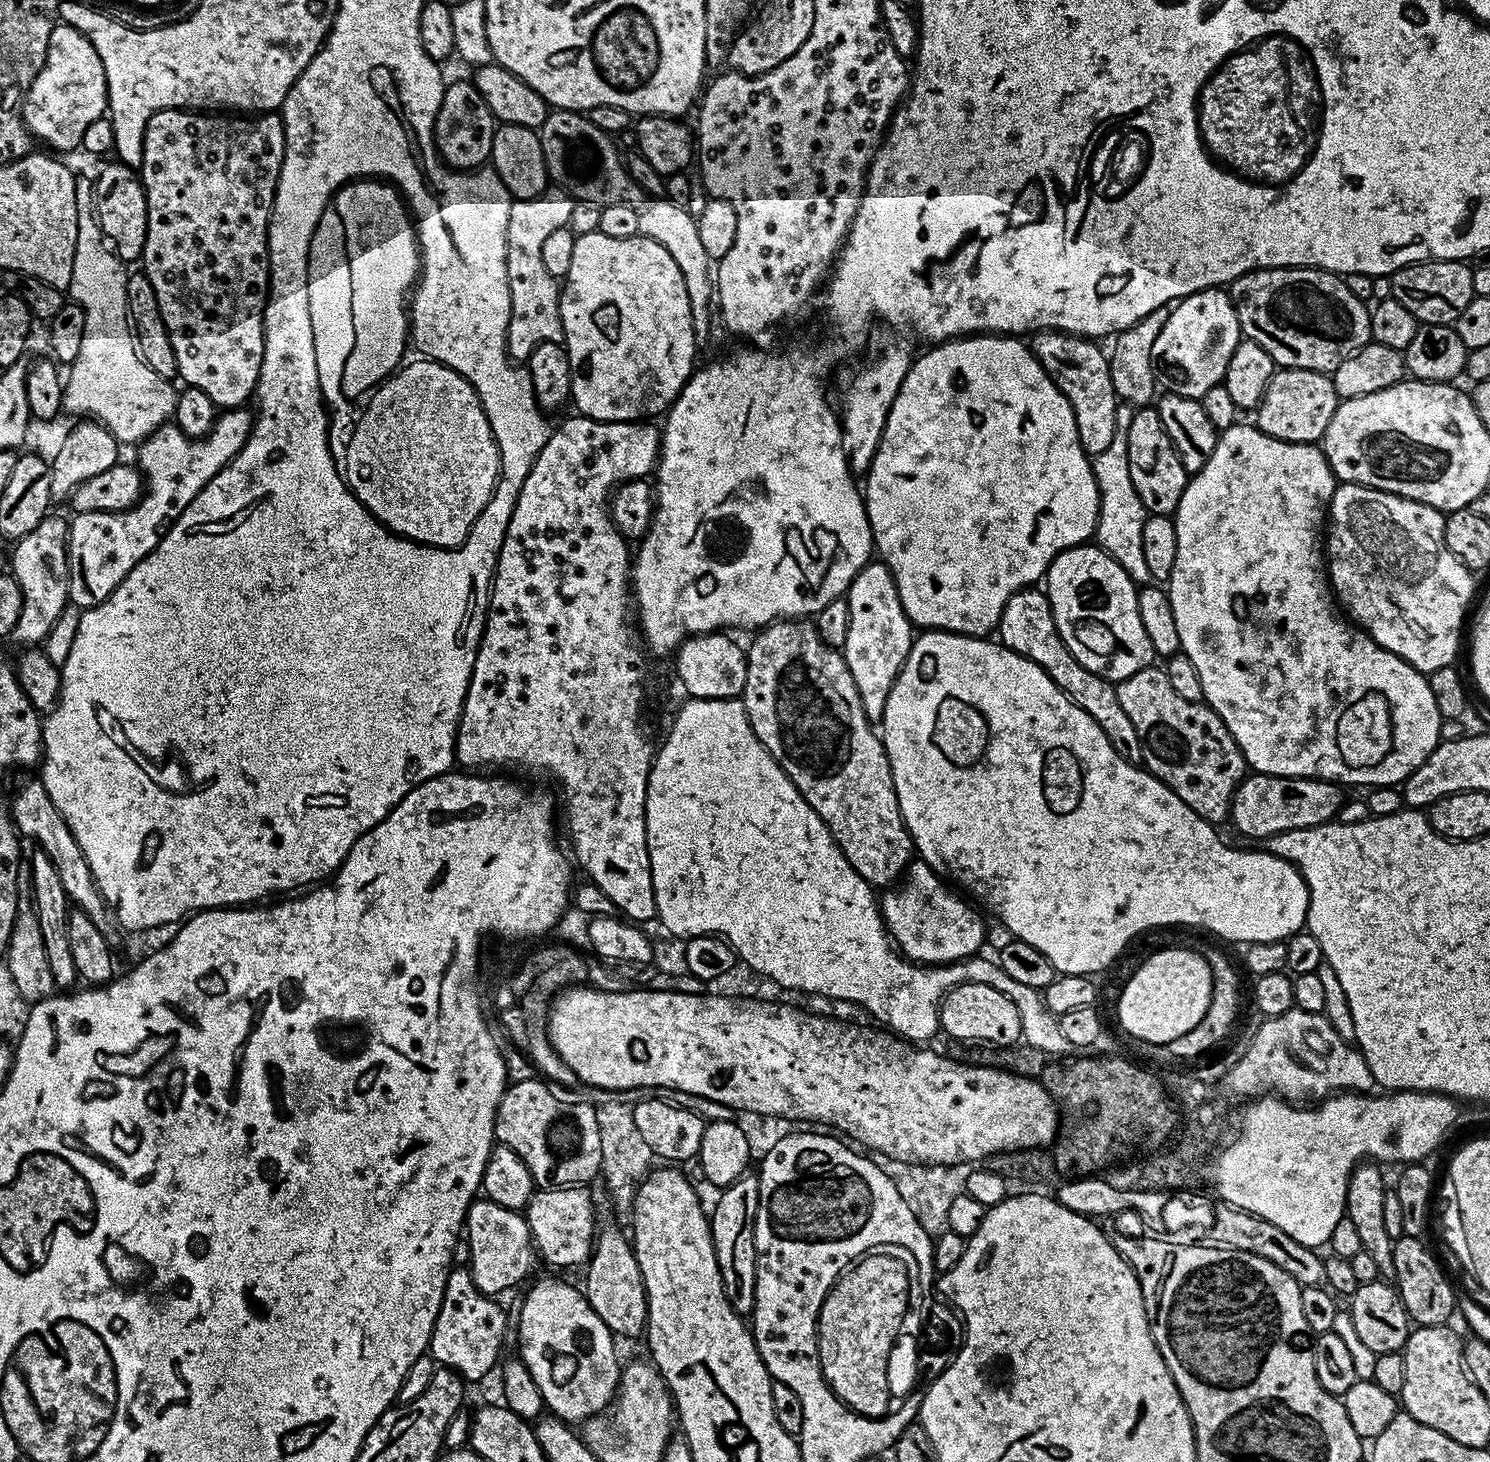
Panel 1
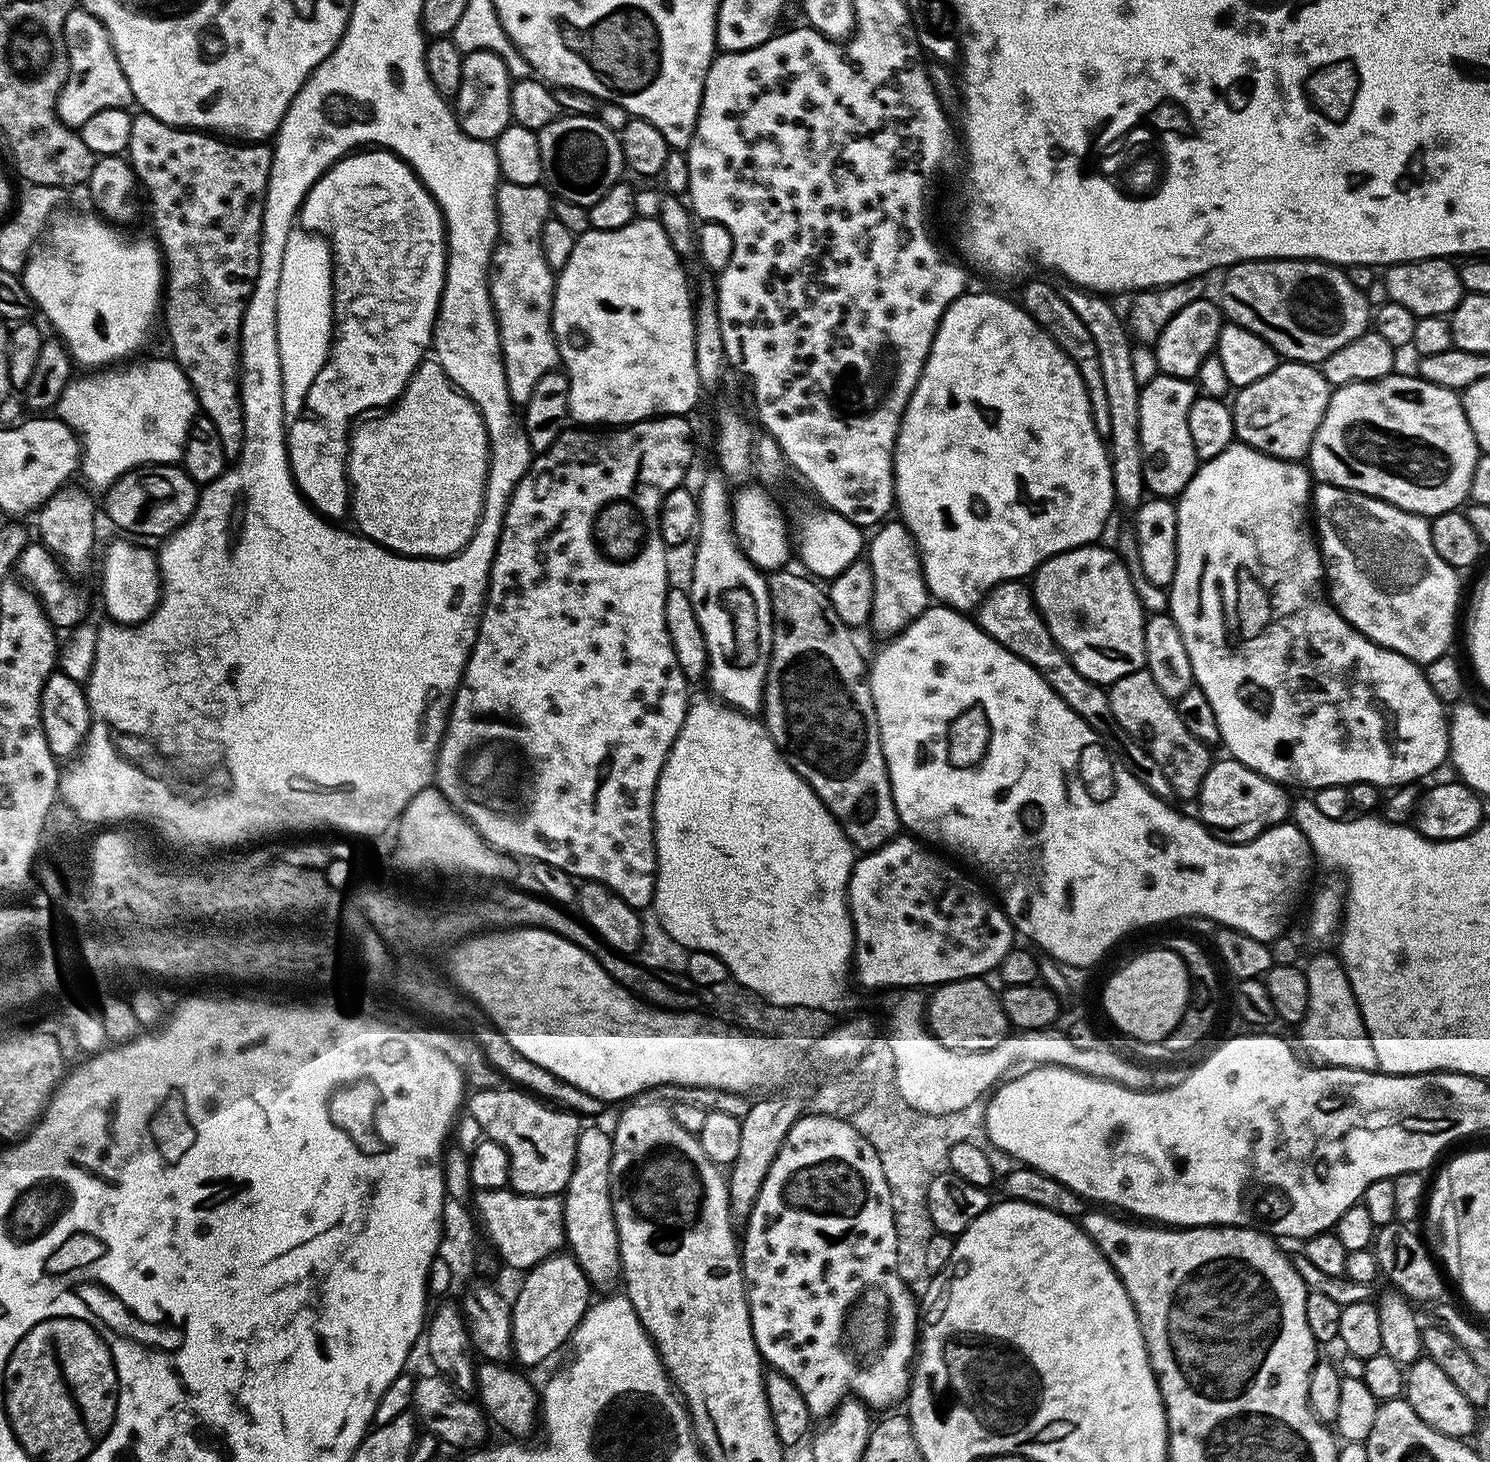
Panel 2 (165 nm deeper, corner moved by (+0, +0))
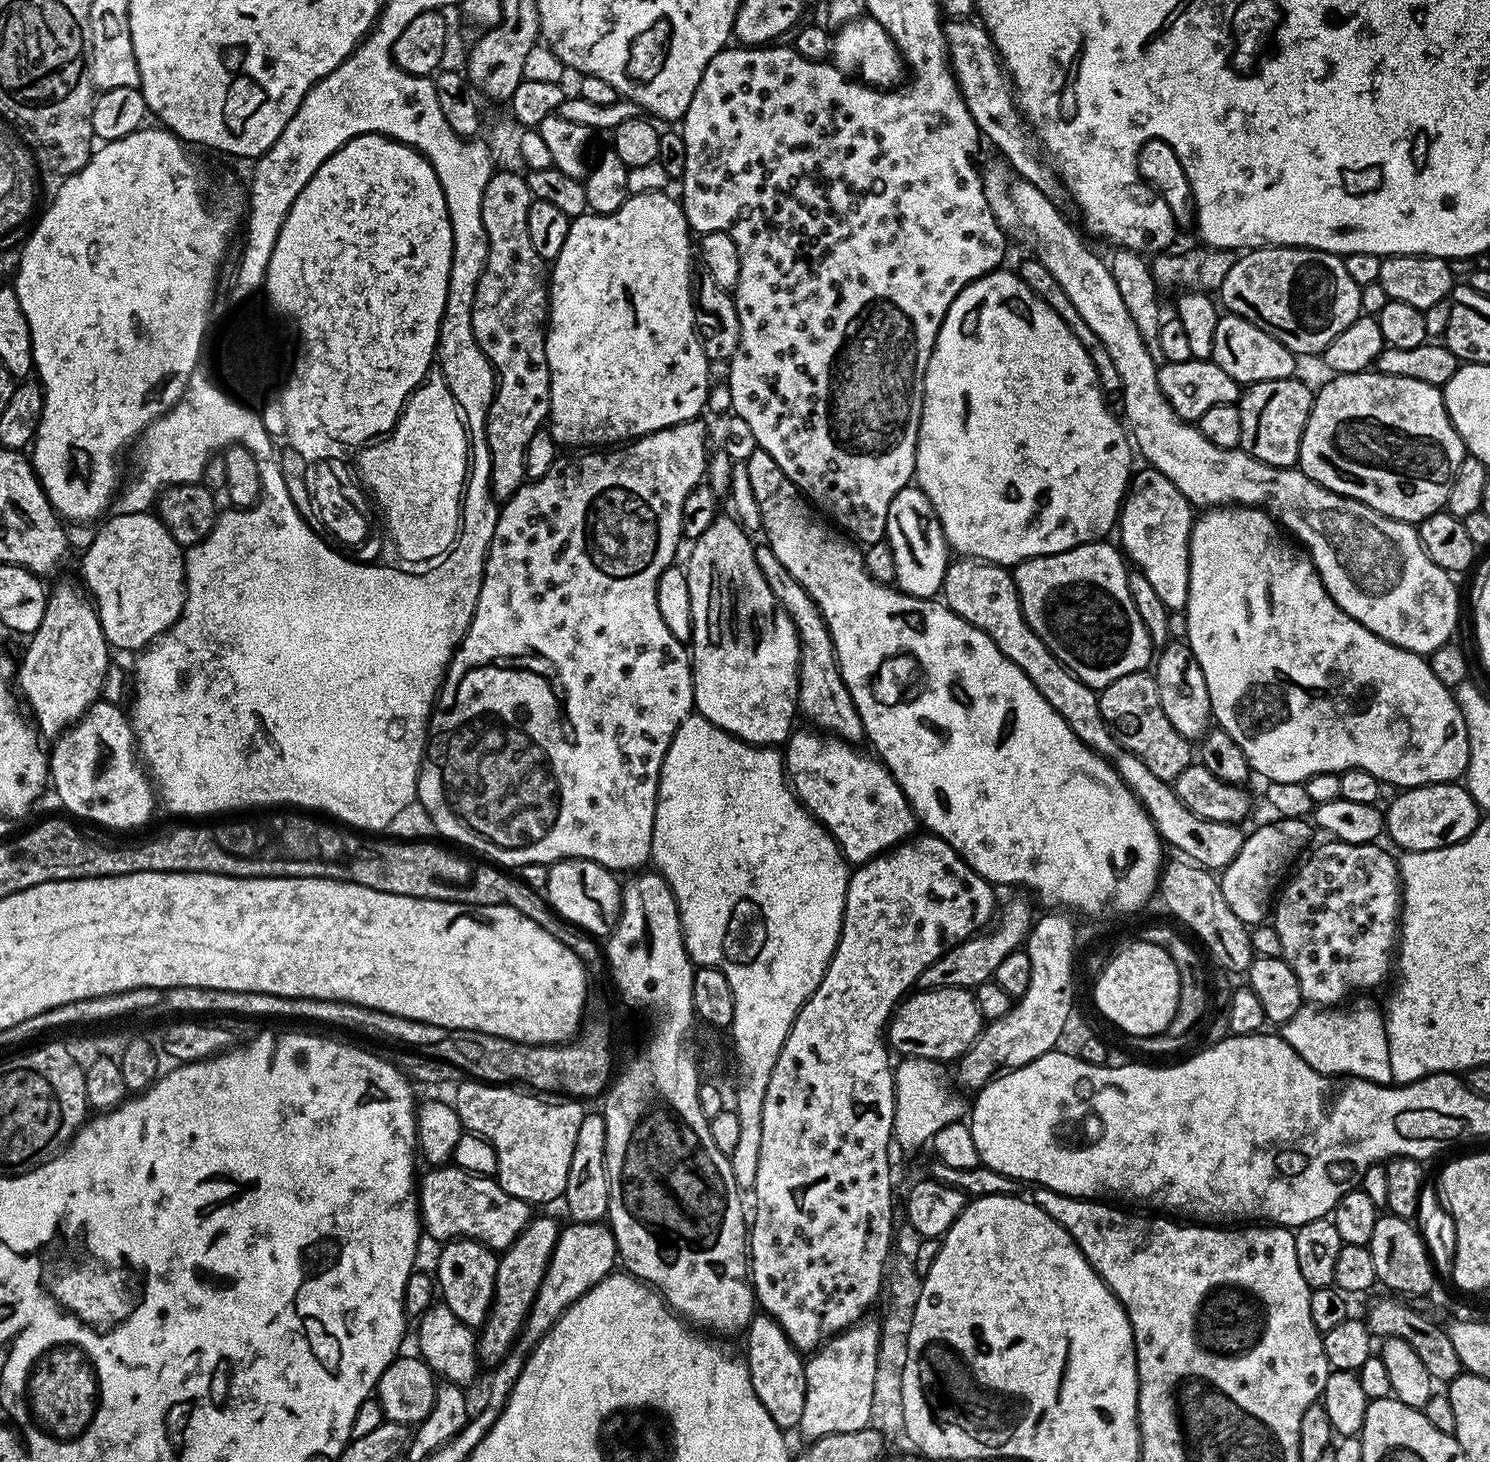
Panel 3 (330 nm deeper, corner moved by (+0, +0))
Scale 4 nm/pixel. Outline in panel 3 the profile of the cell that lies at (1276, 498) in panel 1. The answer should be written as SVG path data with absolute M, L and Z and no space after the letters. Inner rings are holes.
M1217 506L1207 509L1203 514L1205 516L1201 520L1199 517L1193 523L1190 538L1186 643L1191 648L1198 666L1202 666L1206 690L1210 690L1215 723L1224 728L1226 734L1230 734L1230 738L1238 742L1238 746L1242 746L1249 769L1255 775L1257 772L1258 775L1265 776L1265 781L1274 784L1278 782L1304 784L1312 776L1327 772L1339 774L1347 768L1366 770L1385 785L1397 784L1395 787L1400 790L1417 788L1423 784L1450 784L1459 781L1468 771L1470 746L1466 722L1462 718L1462 710L1456 704L1453 689L1438 682L1431 663L1416 652L1386 642L1381 636L1376 636L1370 630L1366 630L1366 626L1350 618L1350 614L1343 612L1320 580L1307 551L1297 547L1282 531L1281 525L1263 507Z

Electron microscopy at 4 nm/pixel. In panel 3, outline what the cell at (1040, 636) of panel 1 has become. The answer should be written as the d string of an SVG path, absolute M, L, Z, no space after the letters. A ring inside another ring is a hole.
M971 558L953 559L944 575L942 600L950 611L982 630L982 634L986 634L990 642L994 642L994 646L998 646L998 650L1002 650L1002 654L1006 654L1006 658L1010 658L1010 662L1014 662L1014 666L1018 666L1018 670L1022 670L1022 674L1034 682L1038 694L1042 694L1042 698L1046 698L1046 702L1050 702L1050 706L1062 714L1066 726L1074 730L1079 740L1111 764L1122 782L1126 782L1126 786L1138 798L1161 841L1169 849L1177 848L1181 857L1209 870L1223 870L1240 853L1245 837L1245 833L1240 832L1240 824L1214 822L1194 814L1194 810L1181 802L1169 781L1155 776L1146 767L1146 762L1139 760L1133 752L1116 741L1116 733L1102 718L1097 689L1079 680L1026 622L1016 584L1012 581L1012 572L1005 565Z

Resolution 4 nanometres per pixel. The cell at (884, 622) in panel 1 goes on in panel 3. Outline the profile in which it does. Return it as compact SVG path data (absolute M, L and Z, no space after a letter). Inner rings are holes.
M909 486L894 494L894 502L890 502L890 510L886 514L884 535L894 554L895 587L923 600L935 597L944 586L950 549L934 506L930 506L930 498L926 498L923 490Z

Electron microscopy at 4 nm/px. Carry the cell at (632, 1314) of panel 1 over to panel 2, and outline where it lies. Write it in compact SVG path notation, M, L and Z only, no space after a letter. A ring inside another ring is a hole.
M594 1126L581 1127L578 1134L578 1146L574 1154L574 1170L570 1174L570 1182L564 1187L564 1239L570 1249L570 1255L578 1262L578 1266L586 1274L589 1285L604 1288L621 1279L620 1247L618 1246L618 1226L612 1213L612 1137L606 1130L598 1130Z

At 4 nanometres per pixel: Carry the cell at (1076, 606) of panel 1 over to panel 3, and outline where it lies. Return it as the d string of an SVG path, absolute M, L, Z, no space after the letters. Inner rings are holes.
M1109 542L1080 544L1077 548L1071 548L1058 554L1035 556L1033 560L1024 560L1021 564L1015 565L1014 571L1012 572L1012 581L1015 582L1016 589L1018 590L1022 614L1026 618L1026 622L1034 630L1034 634L1038 634L1038 638L1042 638L1042 642L1046 642L1048 649L1051 650L1079 680L1086 682L1091 688L1097 690L1106 687L1110 682L1114 682L1114 678L1122 678L1122 674L1134 674L1135 672L1145 671L1154 660L1154 645L1152 639L1148 636L1146 626L1134 606L1134 598L1130 598L1130 586L1128 585L1129 569L1127 567L1124 568L1124 564L1126 565L1125 557L1115 543L1112 543L1113 545L1108 543Z

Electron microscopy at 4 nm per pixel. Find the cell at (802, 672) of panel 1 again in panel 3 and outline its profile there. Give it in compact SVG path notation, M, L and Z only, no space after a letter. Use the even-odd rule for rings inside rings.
M767 542L755 545L756 561L762 570L762 578L770 586L776 600L786 610L786 614L794 622L796 637L800 643L800 694L798 697L798 712L801 717L809 720L809 725L823 730L845 742L860 742L865 739L862 718L852 701L850 690L840 673L840 666L836 663L834 642L830 638L830 630L818 610L818 606L810 598L810 594L778 562L778 554ZM817 724L817 725L816 725Z

